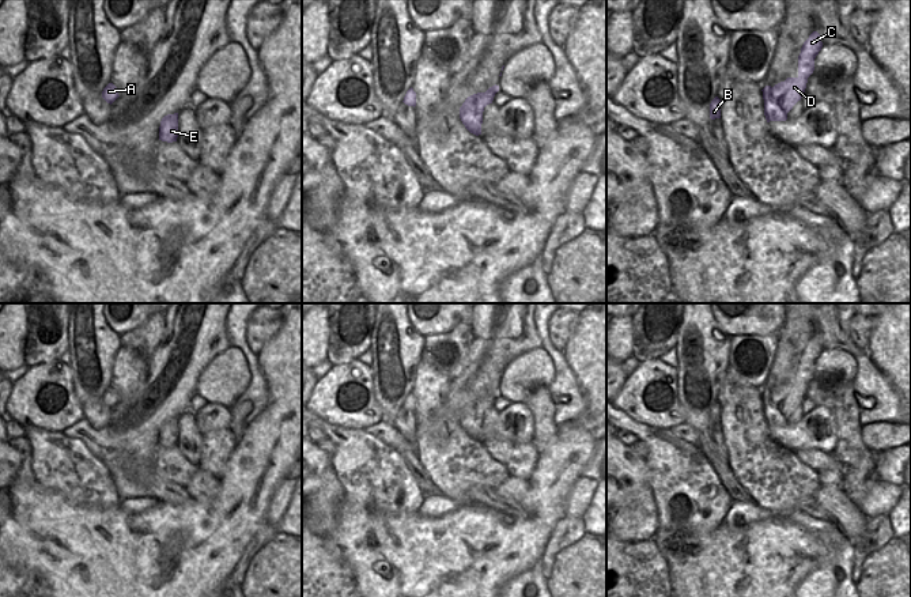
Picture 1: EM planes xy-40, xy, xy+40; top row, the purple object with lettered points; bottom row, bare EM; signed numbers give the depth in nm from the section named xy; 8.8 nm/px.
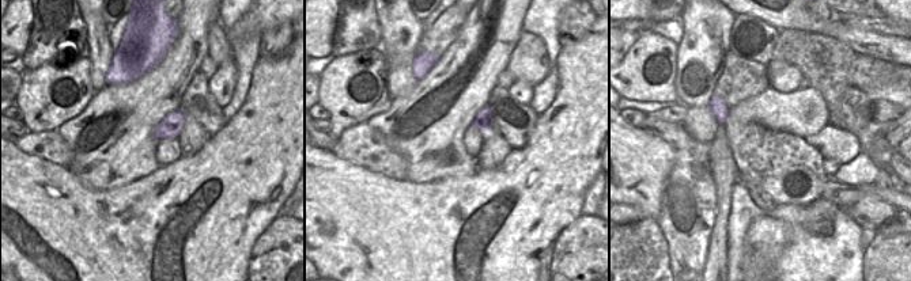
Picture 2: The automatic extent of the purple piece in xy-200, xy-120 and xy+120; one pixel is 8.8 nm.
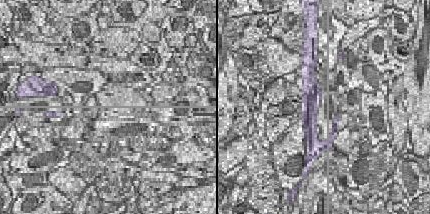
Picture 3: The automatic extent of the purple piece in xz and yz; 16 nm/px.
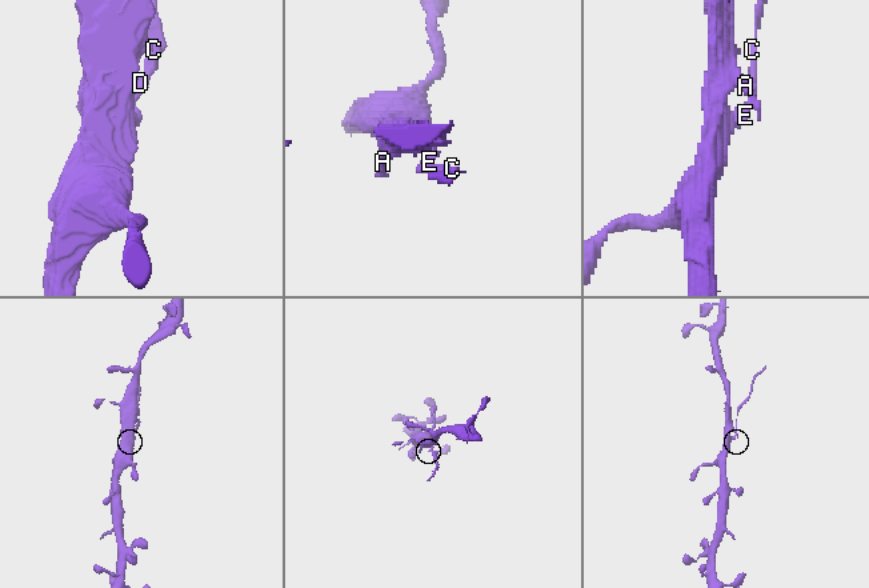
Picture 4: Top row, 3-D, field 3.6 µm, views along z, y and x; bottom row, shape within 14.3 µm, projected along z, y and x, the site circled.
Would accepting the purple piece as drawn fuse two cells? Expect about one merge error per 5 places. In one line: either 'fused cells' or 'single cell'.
fused cells

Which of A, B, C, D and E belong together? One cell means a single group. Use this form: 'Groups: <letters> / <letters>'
Groups: A B E / C D

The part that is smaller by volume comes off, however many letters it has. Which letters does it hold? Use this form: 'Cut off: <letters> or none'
Cut off: C, D

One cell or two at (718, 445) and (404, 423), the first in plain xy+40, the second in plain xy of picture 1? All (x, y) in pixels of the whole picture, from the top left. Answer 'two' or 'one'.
one

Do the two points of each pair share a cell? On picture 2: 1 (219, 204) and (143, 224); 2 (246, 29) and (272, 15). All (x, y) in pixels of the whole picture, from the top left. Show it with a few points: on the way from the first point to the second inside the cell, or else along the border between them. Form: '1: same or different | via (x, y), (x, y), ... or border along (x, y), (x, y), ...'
1: same | via (220, 178), (203, 179), (181, 201), (169, 205)
2: same | via (253, 23), (265, 15)

